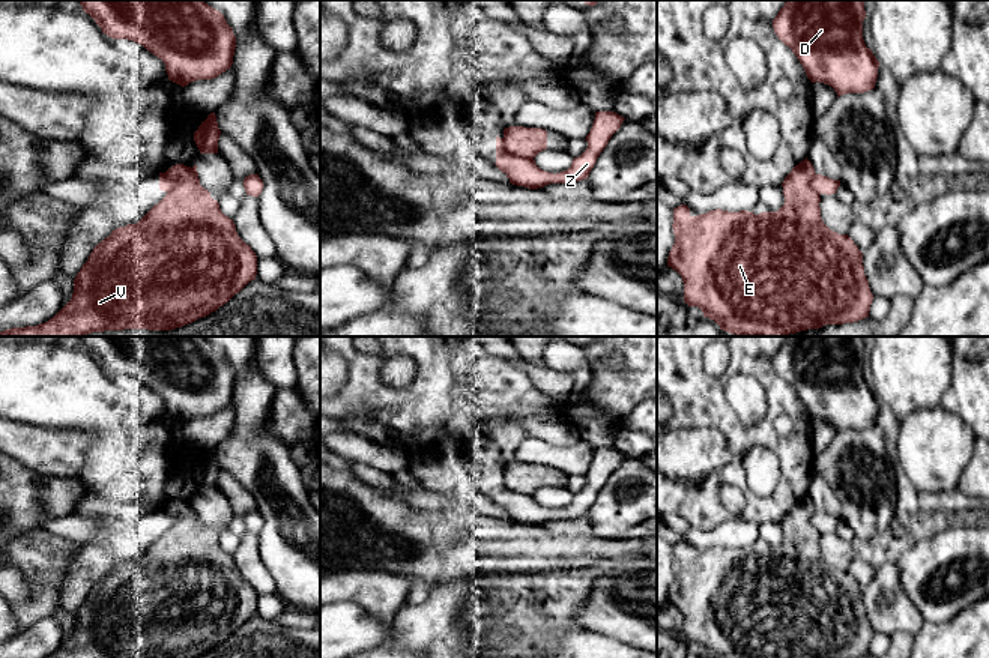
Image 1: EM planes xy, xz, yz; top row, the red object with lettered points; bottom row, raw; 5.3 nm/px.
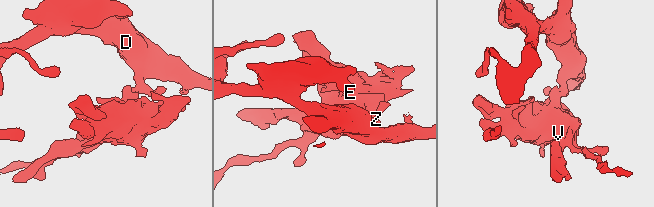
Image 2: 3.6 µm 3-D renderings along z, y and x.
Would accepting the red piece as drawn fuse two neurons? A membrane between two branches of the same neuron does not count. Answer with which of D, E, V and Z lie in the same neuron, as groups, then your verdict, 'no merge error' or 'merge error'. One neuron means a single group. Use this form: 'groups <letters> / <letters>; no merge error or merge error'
groups D Z / E V; merge error

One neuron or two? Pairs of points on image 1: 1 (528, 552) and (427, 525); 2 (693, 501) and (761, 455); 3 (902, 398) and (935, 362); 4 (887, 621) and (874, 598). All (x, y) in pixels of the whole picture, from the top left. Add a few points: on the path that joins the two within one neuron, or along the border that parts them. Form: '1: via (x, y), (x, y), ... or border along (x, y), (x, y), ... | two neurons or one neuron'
1: via (502, 547), (453, 543) | one neuron
2: border along (743, 466), (749, 488) | two neurons
3: via (908, 389), (926, 371) | one neuron
4: via (887, 615), (880, 604) | one neuron

